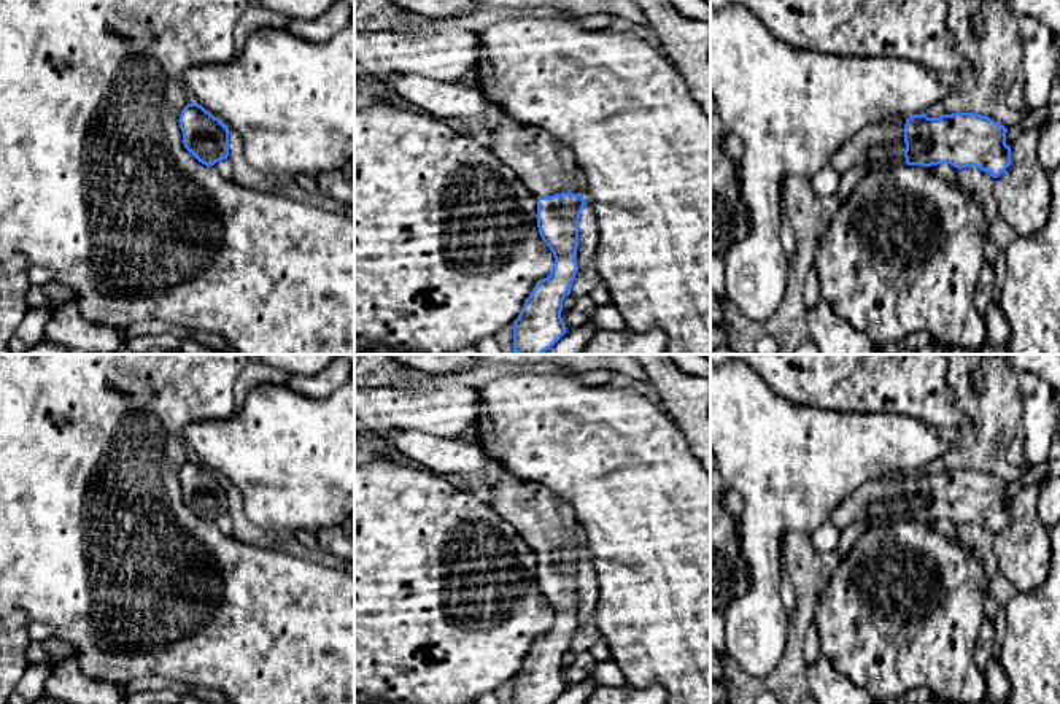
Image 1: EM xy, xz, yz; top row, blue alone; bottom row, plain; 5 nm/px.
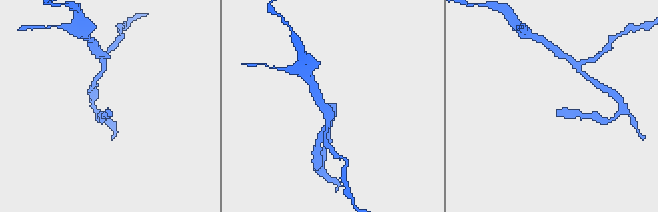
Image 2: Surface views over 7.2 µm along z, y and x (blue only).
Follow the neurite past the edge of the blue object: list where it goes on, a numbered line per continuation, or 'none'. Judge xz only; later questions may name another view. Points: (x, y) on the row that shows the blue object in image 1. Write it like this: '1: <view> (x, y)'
1: xz (547, 167)

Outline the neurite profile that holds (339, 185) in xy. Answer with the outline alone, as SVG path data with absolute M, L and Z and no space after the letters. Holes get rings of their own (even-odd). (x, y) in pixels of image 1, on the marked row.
M354 156L343 168L319 173L316 183L319 192L337 205L354 207Z

